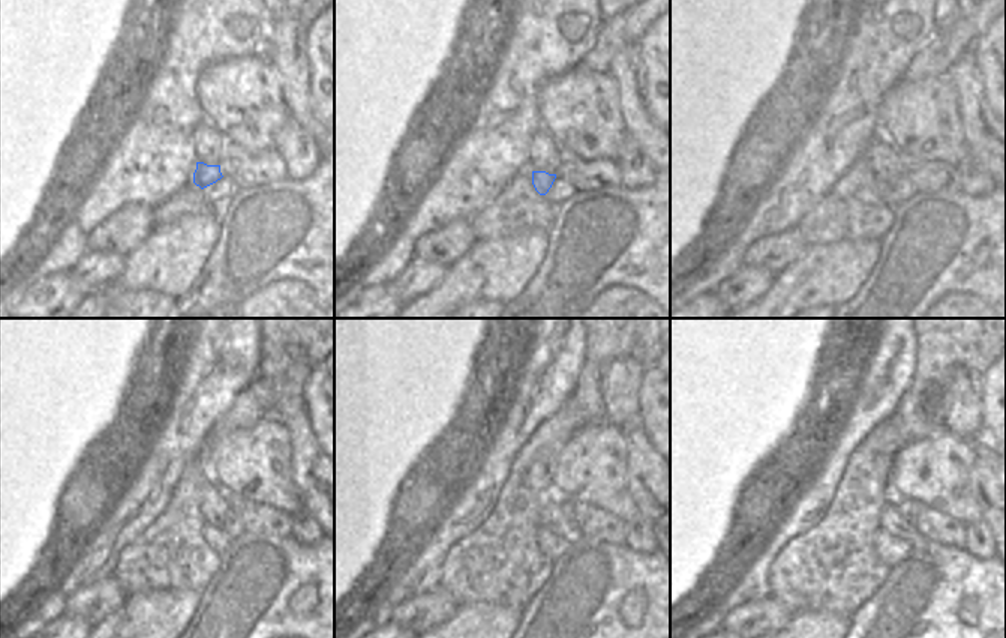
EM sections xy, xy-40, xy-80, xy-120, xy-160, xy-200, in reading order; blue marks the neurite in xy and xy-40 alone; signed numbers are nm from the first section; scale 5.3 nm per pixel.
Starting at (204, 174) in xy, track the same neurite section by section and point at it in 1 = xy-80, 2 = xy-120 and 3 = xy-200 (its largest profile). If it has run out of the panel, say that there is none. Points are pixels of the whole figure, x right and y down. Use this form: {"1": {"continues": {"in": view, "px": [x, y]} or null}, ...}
{"1": {"continues": {"in": "xy-80", "px": [885, 192]}}, "2": {"continues": {"in": "xy-120", "px": [218, 539]}}, "3": {"continues": {"in": "xy-200", "px": [889, 550]}}}

